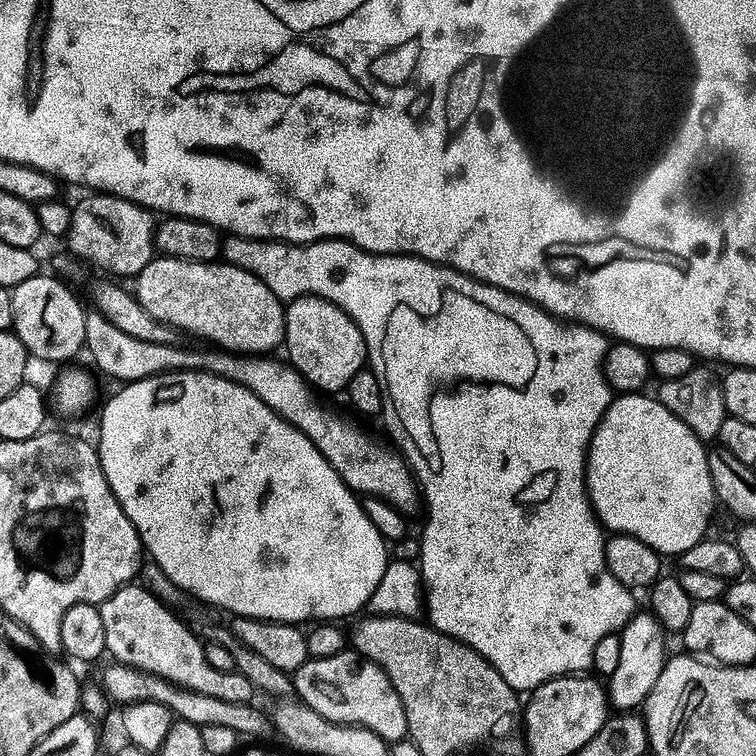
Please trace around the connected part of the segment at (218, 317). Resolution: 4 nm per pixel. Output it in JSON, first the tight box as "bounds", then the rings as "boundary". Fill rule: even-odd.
{"bounds":[134,256,288,357],"boundary":[[[174,256],[154,258],[135,281],[134,295],[155,320],[175,328],[177,333],[189,332],[200,340],[209,340],[212,343],[209,345],[227,353],[247,354],[249,357],[274,353],[272,351],[286,340],[288,321],[285,305],[265,286],[257,273],[255,276],[244,268],[224,263],[199,264],[194,260],[176,260]]]}

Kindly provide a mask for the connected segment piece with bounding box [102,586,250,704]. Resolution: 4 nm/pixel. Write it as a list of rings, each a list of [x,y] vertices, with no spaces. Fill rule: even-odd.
[[[134,587],[121,588],[102,605],[106,642],[140,644],[140,652],[148,652],[148,660],[140,660],[140,664],[144,664],[141,673],[165,678],[180,676],[178,684],[181,688],[222,699],[226,703],[238,704],[249,699],[250,688],[242,676],[219,672],[210,666],[201,637],[195,631],[192,633],[174,613],[167,612],[150,593]]]

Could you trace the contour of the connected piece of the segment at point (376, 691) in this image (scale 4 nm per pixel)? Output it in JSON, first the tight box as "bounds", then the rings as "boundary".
{"bounds":[294,650,409,742],"boundary":[[[345,650],[342,654],[325,660],[309,659],[295,673],[294,683],[295,695],[303,703],[322,710],[323,715],[333,722],[362,726],[367,723],[366,716],[374,716],[378,710],[386,710],[390,717],[389,739],[395,742],[409,735],[406,707],[396,691],[392,677],[381,665],[361,656],[355,650]]]}

